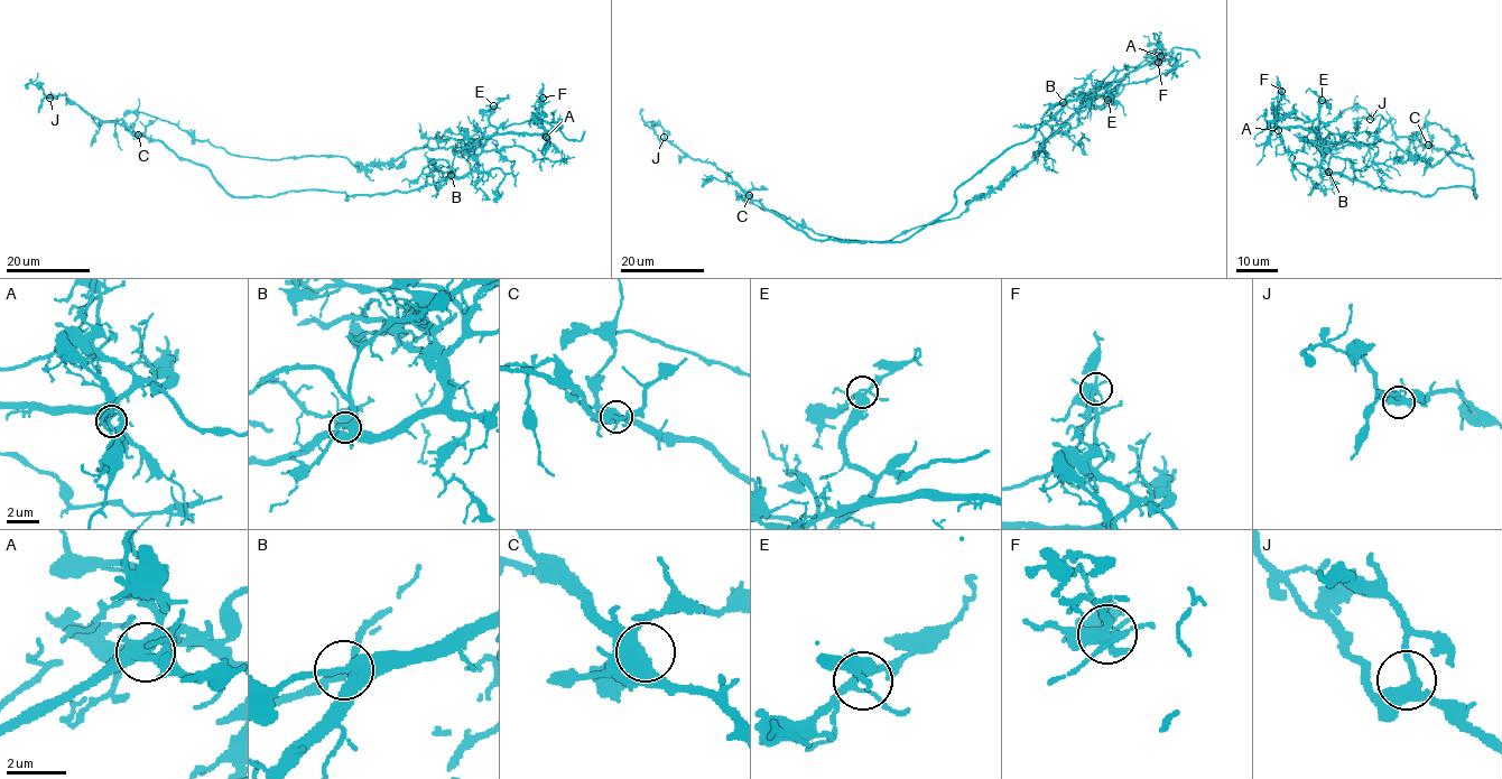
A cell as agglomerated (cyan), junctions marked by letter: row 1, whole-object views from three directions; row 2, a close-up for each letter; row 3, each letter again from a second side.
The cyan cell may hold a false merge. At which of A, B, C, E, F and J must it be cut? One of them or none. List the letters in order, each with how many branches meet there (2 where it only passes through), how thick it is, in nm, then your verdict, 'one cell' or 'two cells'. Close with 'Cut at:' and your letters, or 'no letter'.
A: 4 branches meet; 360 nm thick; one cell
B: 5 branches meet; 400 nm thick; one cell
C: 4 branches meet; 500 nm thick; one cell
E: 4 branches meet; 320 nm thick; one cell
F: 5 branches meet; 380 nm thick; two cells
J: 4 branches meet; 400 nm thick; one cell
Cut at: F

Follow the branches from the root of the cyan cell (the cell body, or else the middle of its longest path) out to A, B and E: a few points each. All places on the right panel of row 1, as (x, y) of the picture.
A: (1459, 155), (1449, 151), (1431, 165), (1382, 140), (1325, 141), (1305, 128), (1278, 130)
B: (1459, 155), (1449, 151), (1431, 165), (1427, 160), (1411, 157), (1396, 144), (1337, 141), (1320, 151), (1328, 172)
E: (1459, 155), (1449, 151), (1431, 165), (1396, 144), (1359, 142), (1350, 132), (1323, 139), (1313, 126), (1322, 100)

